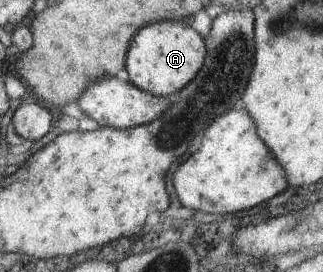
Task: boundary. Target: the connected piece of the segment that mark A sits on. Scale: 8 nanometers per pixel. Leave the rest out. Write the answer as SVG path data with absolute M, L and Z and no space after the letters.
M159 20L141 27L132 38L125 57L129 81L142 91L170 98L190 83L204 63L205 41L184 20Z

